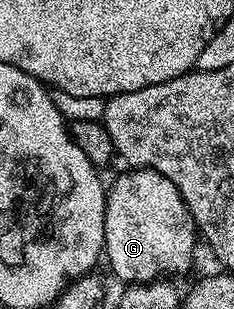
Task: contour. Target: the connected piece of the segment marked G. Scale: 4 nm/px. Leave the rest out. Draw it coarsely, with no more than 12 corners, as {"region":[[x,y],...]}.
{"region":[[149,167],[107,187],[105,249],[122,284],[177,277],[199,232]]}

